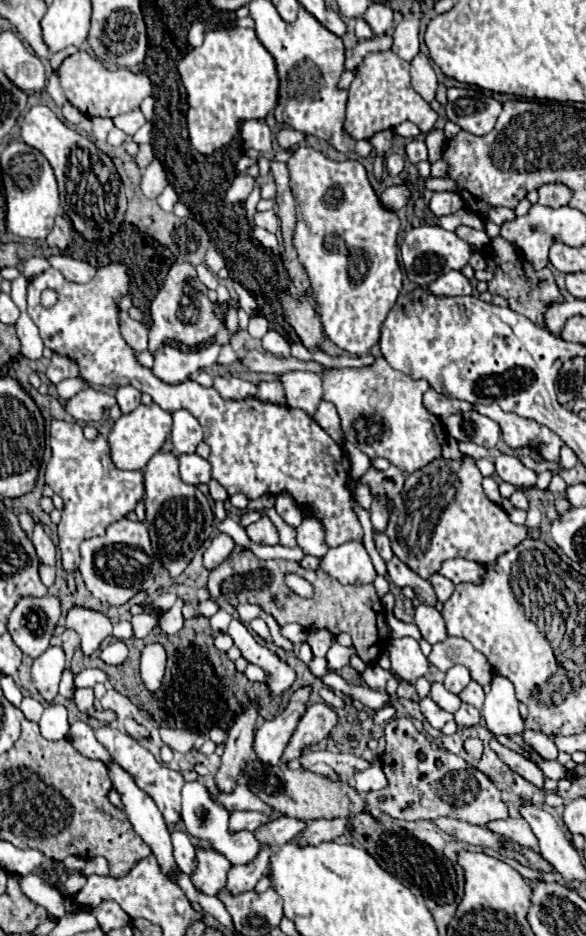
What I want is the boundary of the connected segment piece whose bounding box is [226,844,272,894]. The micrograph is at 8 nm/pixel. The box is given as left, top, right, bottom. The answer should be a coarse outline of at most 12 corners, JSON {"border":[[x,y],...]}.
{"border":[[262,844],[252,864],[232,866],[226,888],[232,894],[254,890],[268,872],[270,844]]}

